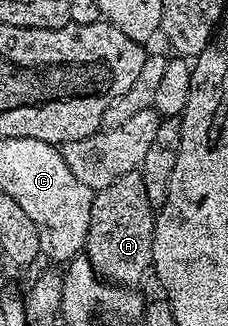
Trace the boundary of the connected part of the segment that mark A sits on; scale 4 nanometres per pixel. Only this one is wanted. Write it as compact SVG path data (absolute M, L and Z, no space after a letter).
M137 170L119 176L115 184L96 191L91 204L91 228L83 251L102 279L132 287L153 265L153 223L155 207L147 196L143 176Z

